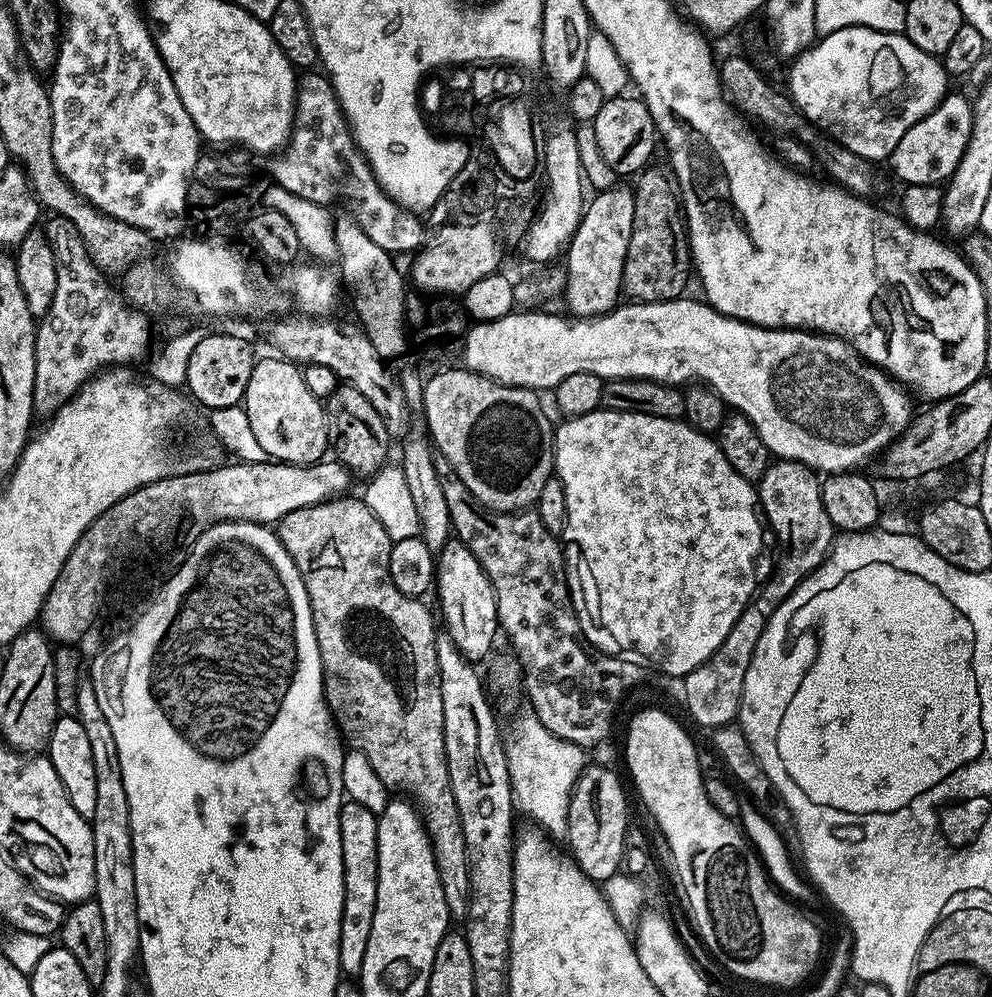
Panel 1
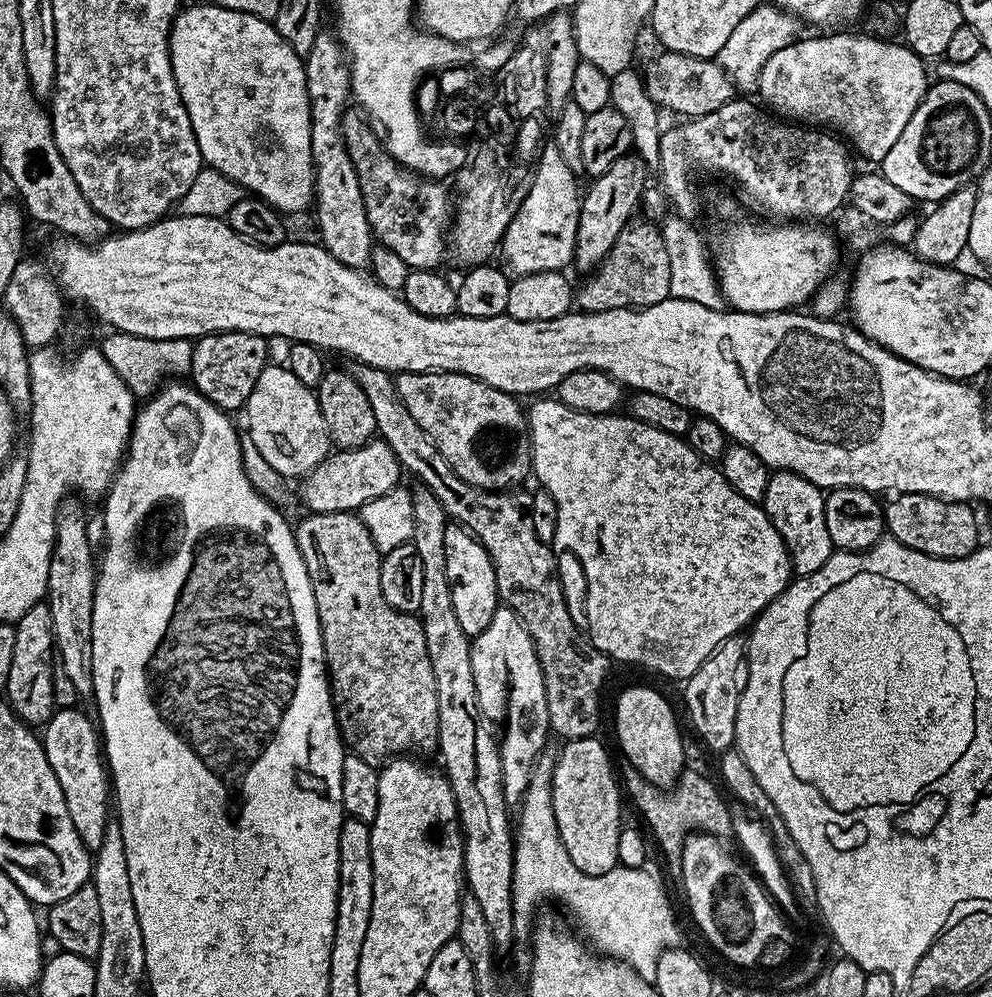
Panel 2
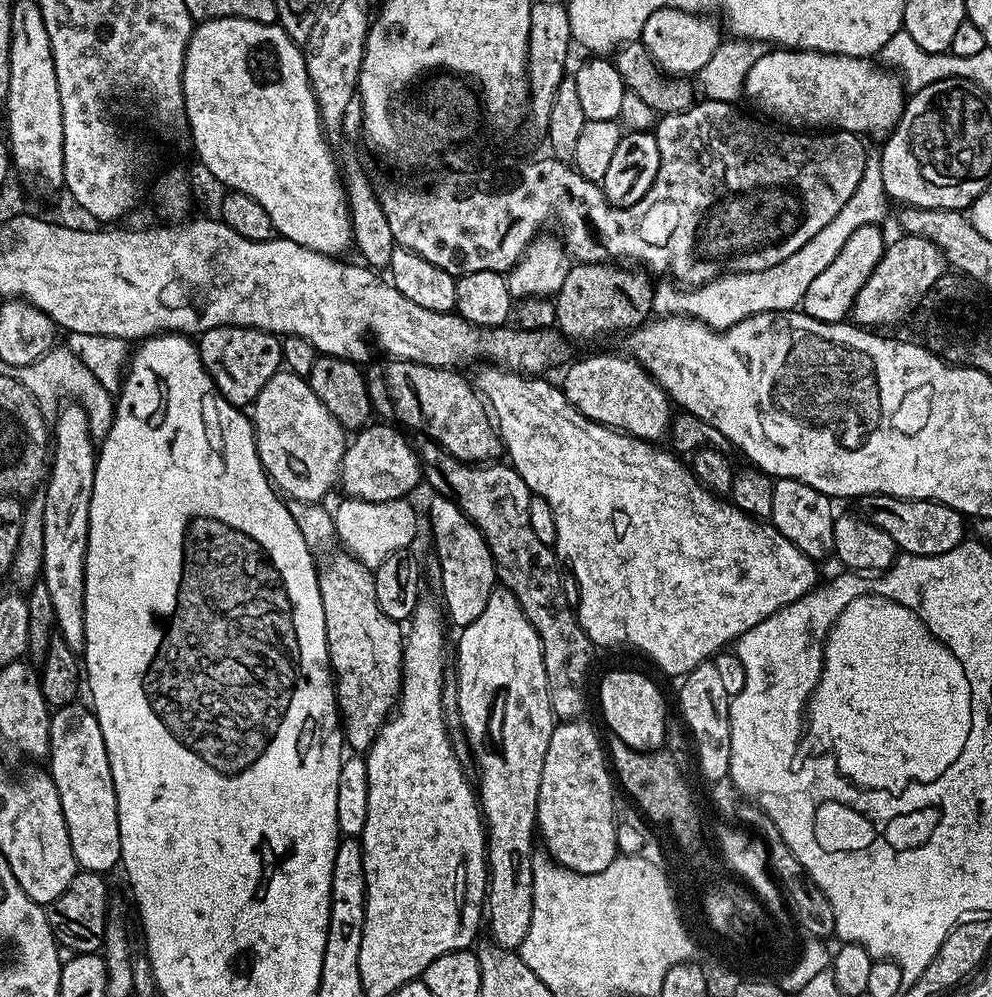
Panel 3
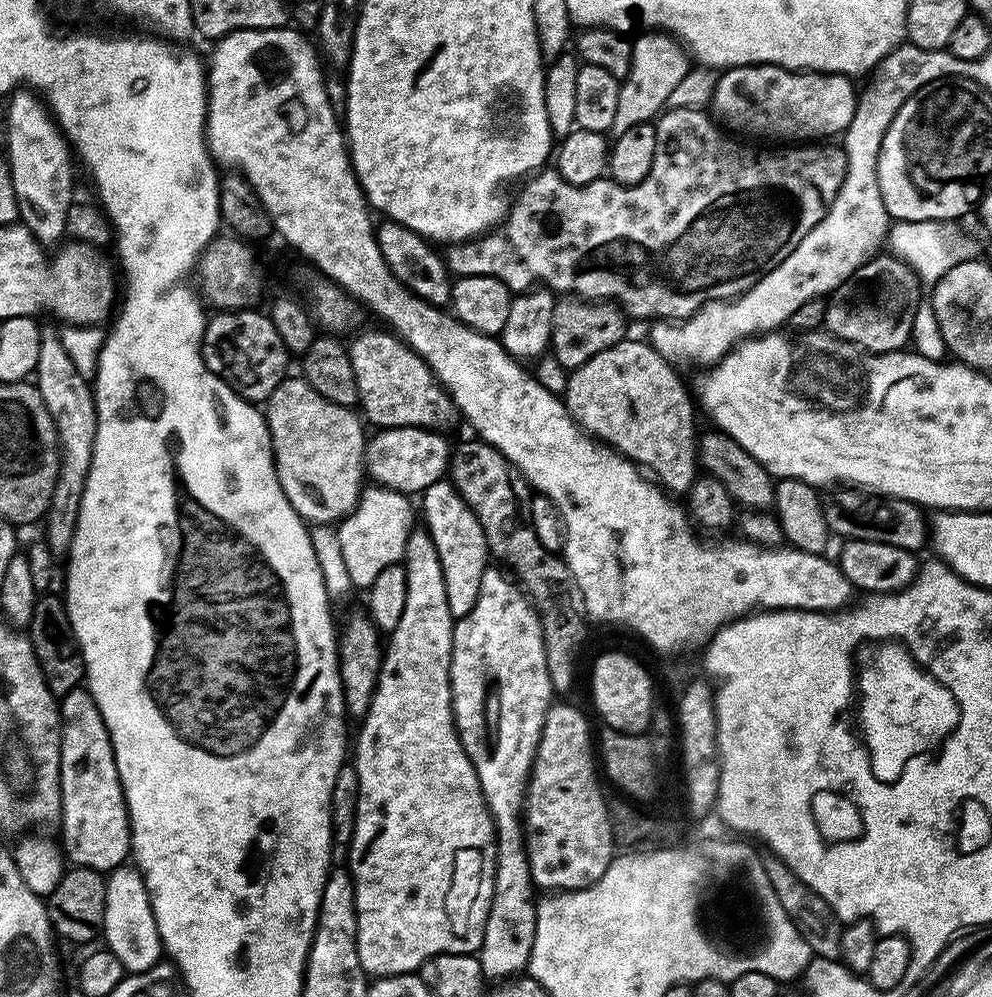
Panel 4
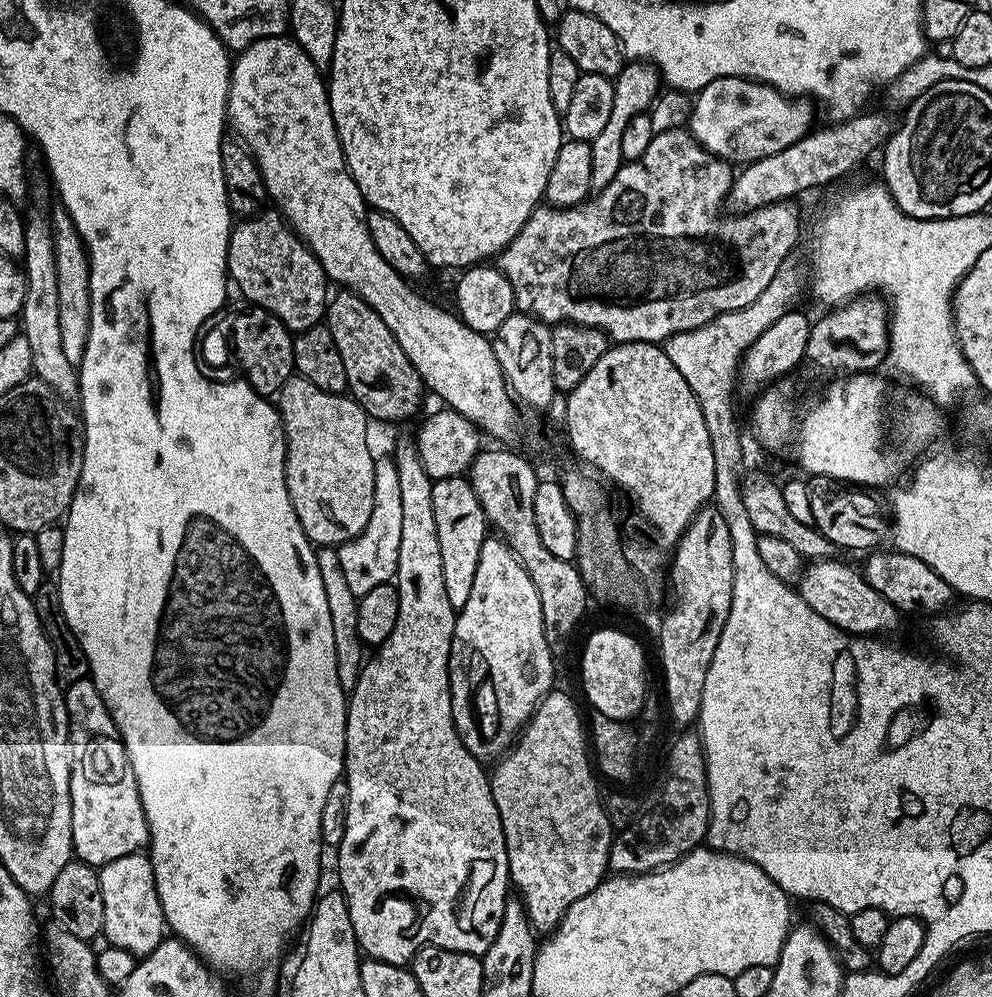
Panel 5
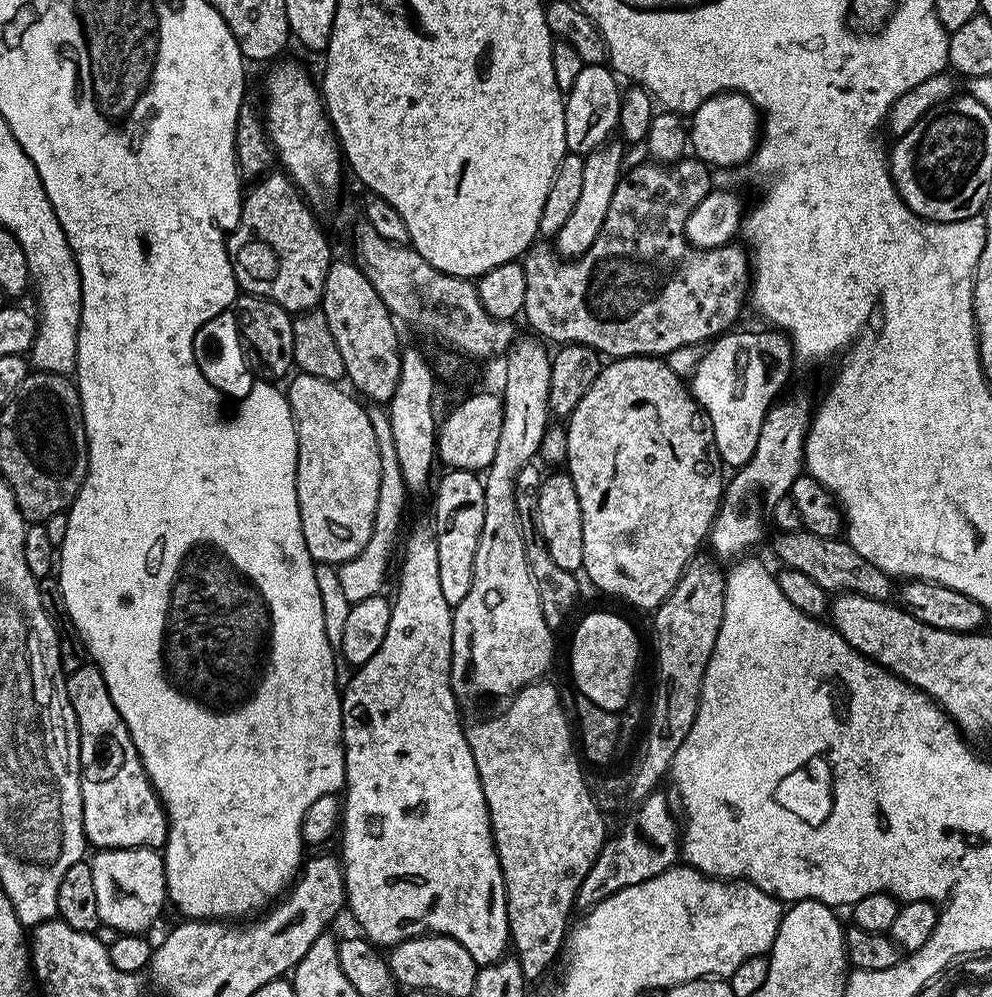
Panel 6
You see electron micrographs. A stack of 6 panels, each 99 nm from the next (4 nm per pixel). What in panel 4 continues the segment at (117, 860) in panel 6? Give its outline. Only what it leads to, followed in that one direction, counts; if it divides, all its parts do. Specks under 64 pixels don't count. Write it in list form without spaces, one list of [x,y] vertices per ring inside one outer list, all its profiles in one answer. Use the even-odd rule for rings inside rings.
[[[121,866],[107,875],[105,884],[106,910],[102,933],[107,940],[108,950],[122,963],[125,973],[144,973],[161,963],[164,954],[157,922],[153,916],[151,896],[148,895],[144,878],[139,869]]]

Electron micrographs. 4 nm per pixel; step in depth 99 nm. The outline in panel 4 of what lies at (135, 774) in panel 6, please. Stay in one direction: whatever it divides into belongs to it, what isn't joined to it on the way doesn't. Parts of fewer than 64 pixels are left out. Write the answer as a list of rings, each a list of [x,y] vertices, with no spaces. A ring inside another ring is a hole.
[[[81,686],[70,690],[58,704],[60,710],[60,828],[62,851],[77,868],[93,868],[95,872],[108,874],[121,867],[129,859],[132,850],[132,829],[128,823],[128,803],[120,785],[116,759],[112,745],[108,743],[108,731],[102,714],[88,693]]]

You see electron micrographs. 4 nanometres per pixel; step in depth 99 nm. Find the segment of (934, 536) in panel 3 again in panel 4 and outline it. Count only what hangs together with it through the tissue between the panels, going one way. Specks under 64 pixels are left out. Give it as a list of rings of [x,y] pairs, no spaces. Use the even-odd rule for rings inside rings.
[[[836,486],[823,493],[820,501],[829,533],[849,540],[873,540],[886,542],[908,552],[919,553],[923,544],[930,540],[930,520],[925,509],[909,500],[893,496],[869,494],[856,486]],[[828,492],[828,493],[827,493]],[[925,516],[925,517],[924,517]]]

